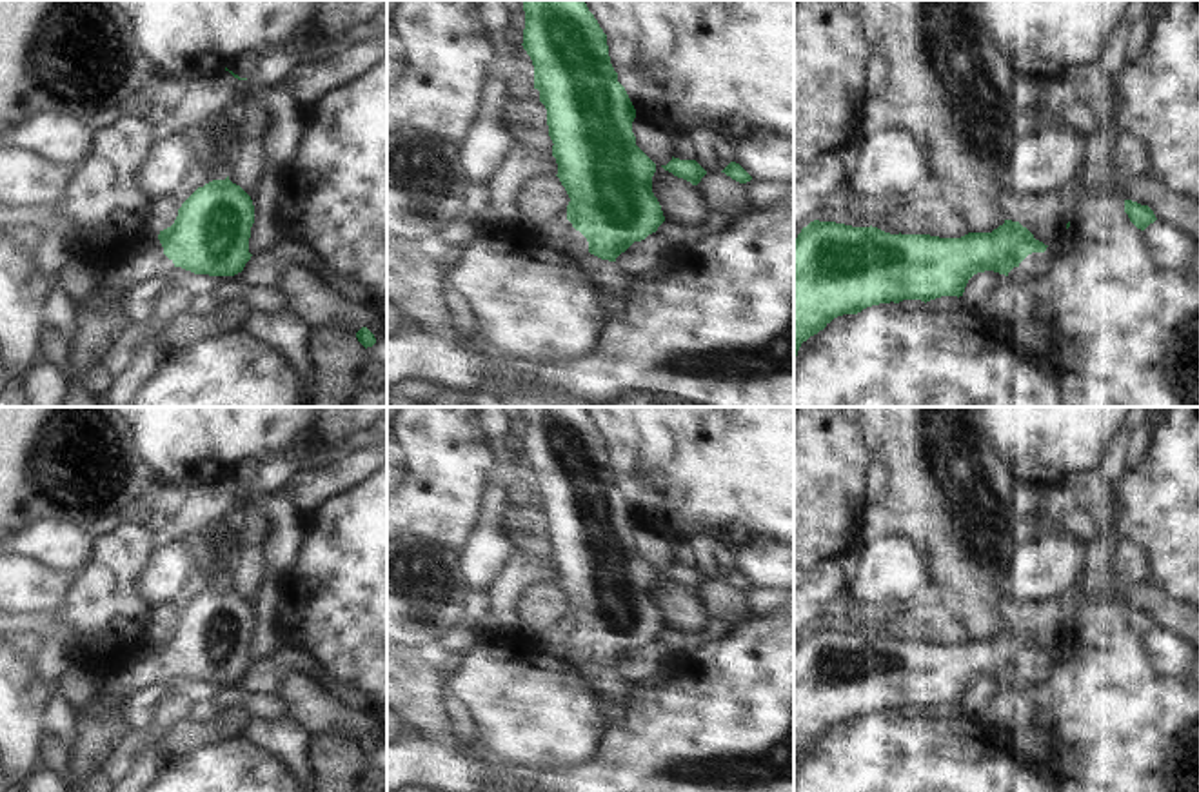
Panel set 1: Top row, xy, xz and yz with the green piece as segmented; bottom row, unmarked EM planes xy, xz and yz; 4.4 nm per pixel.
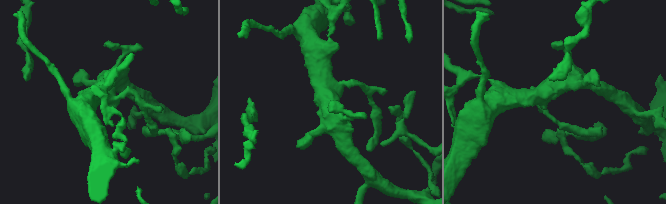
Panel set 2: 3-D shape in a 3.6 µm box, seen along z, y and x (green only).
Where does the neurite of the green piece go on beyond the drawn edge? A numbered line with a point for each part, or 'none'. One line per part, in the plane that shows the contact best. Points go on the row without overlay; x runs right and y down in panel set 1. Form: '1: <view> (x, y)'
1: xz (558, 642)

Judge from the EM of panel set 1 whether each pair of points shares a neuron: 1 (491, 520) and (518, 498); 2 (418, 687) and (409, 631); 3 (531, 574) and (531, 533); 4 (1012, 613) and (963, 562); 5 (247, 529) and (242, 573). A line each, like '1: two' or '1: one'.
1: two
2: two
3: two
4: two
5: one

